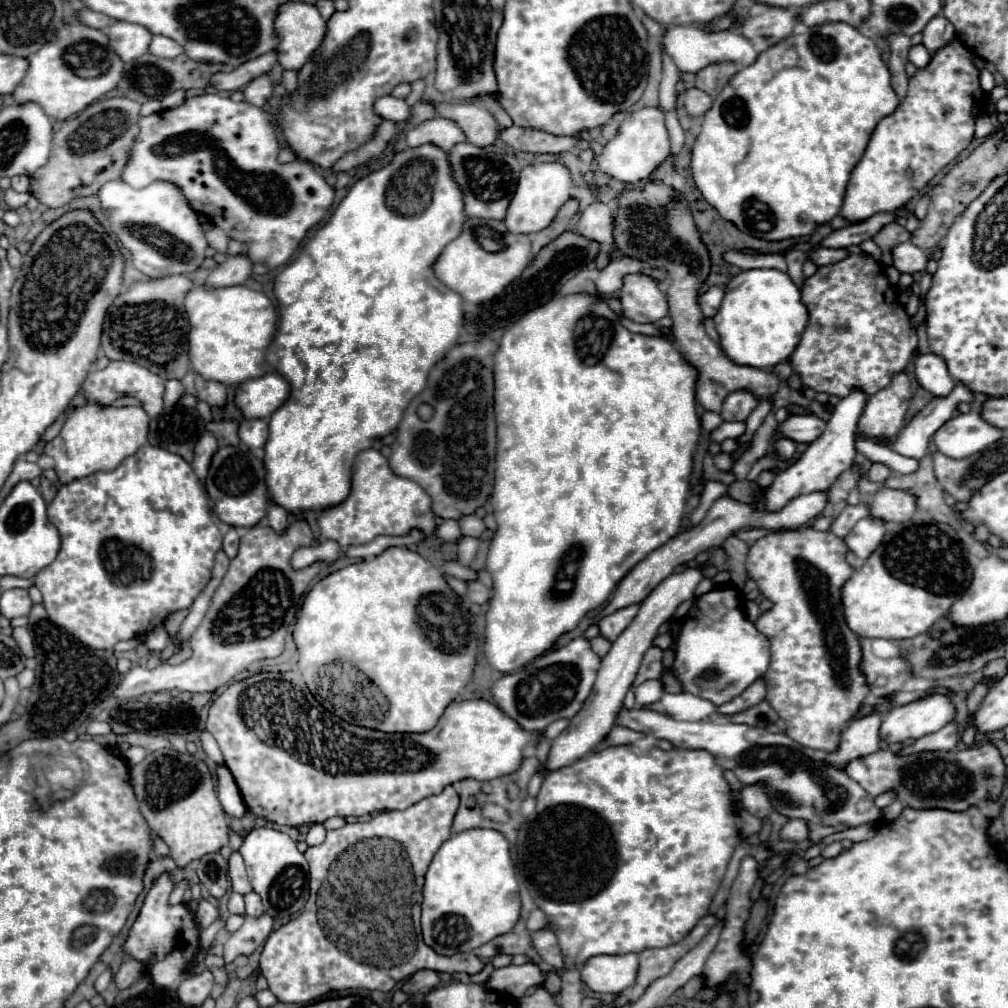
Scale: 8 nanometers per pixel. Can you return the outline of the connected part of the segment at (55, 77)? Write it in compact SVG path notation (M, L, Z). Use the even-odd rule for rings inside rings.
M67 24L57 38L29 56L29 72L13 92L15 102L37 102L53 120L67 120L85 106L111 92L123 76L123 60L111 50L103 30L85 24Z

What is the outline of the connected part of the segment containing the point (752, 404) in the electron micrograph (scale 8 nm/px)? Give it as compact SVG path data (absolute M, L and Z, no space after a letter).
M737 390L727 396L727 408L723 402L721 418L723 421L746 421L747 416L757 408L759 398L751 390Z

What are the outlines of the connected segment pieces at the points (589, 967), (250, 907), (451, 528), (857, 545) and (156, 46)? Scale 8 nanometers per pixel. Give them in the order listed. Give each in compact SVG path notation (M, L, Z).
M639 954L593 956L585 962L581 978L585 986L599 994L619 994L637 980Z
M249 892L249 894L245 896L245 908L247 908L247 914L249 914L249 916L261 916L261 914L265 912L263 906L261 906L259 894L255 894L255 892Z
M447 520L447 522L443 522L443 524L439 524L439 526L437 526L435 536L437 536L437 538L441 538L441 540L447 540L447 542L459 540L459 538L461 538L459 524L457 524L455 520Z
M867 516L857 522L853 532L845 538L845 544L859 558L867 560L869 554L873 554L873 550L877 550L883 536L885 536L885 522L881 518Z
M153 36L153 42L149 46L149 52L151 54L157 54L159 58L175 58L175 56L183 54L181 46L175 40L167 38L167 36Z

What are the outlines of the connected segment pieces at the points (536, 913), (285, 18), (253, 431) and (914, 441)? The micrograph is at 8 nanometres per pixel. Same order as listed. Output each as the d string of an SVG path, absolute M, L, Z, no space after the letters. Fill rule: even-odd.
M535 908L535 910L529 914L529 918L527 918L527 928L529 928L531 932L535 932L535 930L541 930L541 928L545 928L545 926L547 926L547 916L545 916L545 912L539 910L539 908Z
M287 2L279 10L279 16L275 20L275 30L277 30L279 40L281 40L275 48L279 52L279 64L285 70L297 72L313 56L313 52L321 46L325 32L327 32L327 22L321 18L321 14L317 12L315 6L305 4L305 2Z
M243 420L239 426L239 438L249 448L261 448L269 436L269 422L259 420Z
M955 386L947 398L933 398L919 414L913 416L909 424L901 428L901 432L893 440L887 438L873 438L873 440L879 444L887 444L893 452L901 456L921 460L925 454L929 454L929 440L951 418L957 404L971 400L973 400L971 390L965 390L965 386Z

